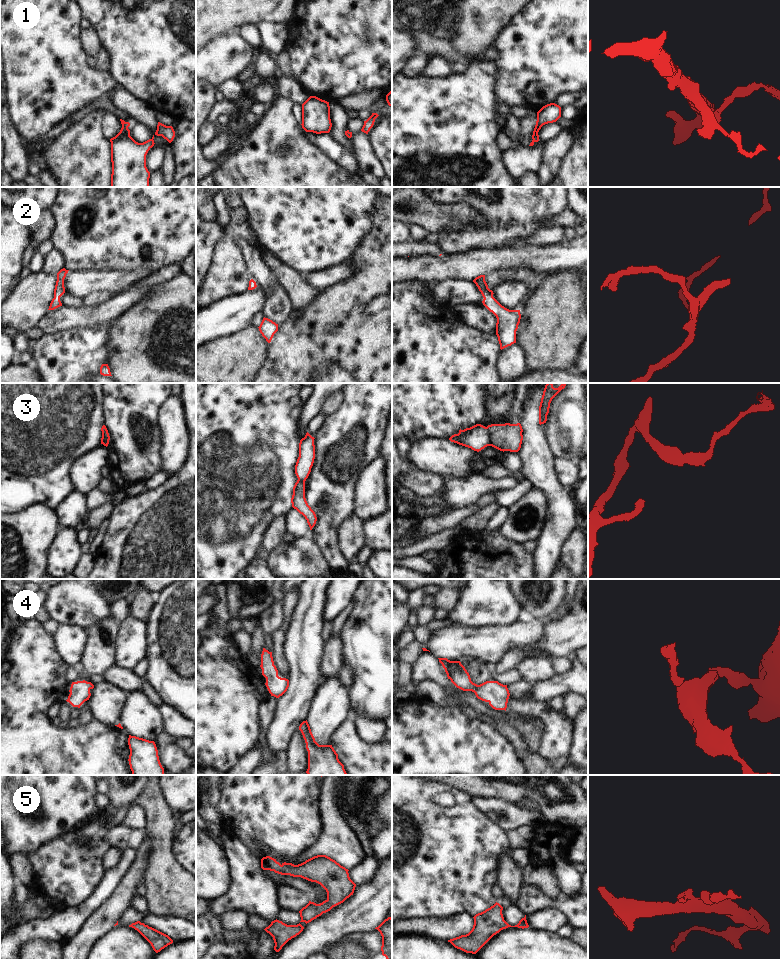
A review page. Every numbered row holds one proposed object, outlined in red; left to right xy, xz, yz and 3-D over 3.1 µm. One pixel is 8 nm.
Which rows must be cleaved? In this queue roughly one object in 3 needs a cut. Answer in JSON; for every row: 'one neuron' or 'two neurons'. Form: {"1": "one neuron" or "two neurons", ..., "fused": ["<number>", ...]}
{"1": "one neuron", "2": "one neuron", "3": "two neurons", "4": "one neuron", "5": "one neuron", "fused": ["3"]}

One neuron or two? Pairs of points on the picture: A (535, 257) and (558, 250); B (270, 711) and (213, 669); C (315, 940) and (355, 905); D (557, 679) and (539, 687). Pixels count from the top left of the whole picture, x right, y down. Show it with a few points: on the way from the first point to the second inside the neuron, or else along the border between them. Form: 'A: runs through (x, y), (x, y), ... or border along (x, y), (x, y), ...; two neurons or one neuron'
A: runs through (541, 257), (552, 255); one neuron
B: border along (259, 713), (260, 718); two neurons
C: runs through (325, 930), (345, 915); one neuron
D: runs through (553, 683), (549, 687), (543, 687); one neuron

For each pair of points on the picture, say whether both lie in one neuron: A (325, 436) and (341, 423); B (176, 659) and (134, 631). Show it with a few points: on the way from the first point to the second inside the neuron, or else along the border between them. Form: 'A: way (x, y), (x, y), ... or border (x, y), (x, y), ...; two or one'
A: way (329, 435), (337, 427); one
B: border (146, 623), (147, 648), (144, 656); two

